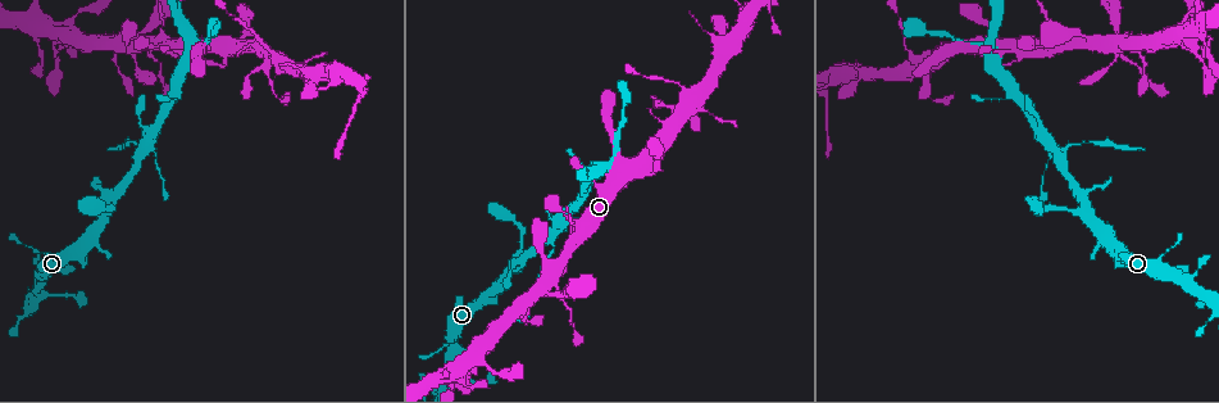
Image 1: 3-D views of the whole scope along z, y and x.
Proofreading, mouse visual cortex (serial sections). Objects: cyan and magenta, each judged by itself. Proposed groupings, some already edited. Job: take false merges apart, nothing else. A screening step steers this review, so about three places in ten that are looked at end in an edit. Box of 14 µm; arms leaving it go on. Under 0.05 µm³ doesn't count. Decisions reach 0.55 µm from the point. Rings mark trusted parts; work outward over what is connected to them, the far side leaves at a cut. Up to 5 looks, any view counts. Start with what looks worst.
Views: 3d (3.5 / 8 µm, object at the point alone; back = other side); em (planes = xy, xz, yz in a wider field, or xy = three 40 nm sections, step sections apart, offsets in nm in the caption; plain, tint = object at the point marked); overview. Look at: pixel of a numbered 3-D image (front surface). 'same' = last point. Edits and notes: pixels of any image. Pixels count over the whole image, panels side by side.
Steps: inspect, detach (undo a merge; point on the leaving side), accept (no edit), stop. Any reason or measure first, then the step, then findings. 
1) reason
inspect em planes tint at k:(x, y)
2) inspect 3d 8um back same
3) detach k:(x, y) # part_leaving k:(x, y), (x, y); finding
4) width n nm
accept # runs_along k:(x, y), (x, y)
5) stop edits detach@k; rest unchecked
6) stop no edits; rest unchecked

a fork
inspect 3d 3.5um at 1:(1059, 153)

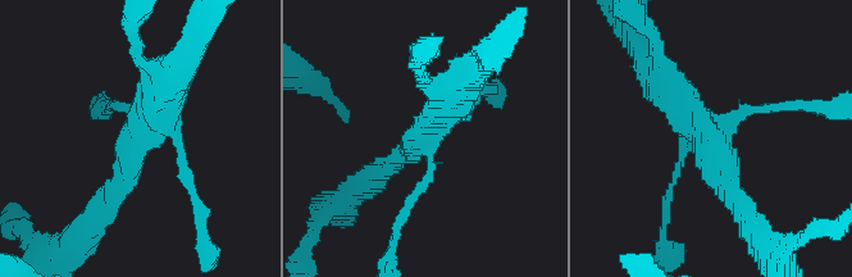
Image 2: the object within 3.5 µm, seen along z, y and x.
now the EM
inspect em xy step 5 tint at 2:(427, 133)

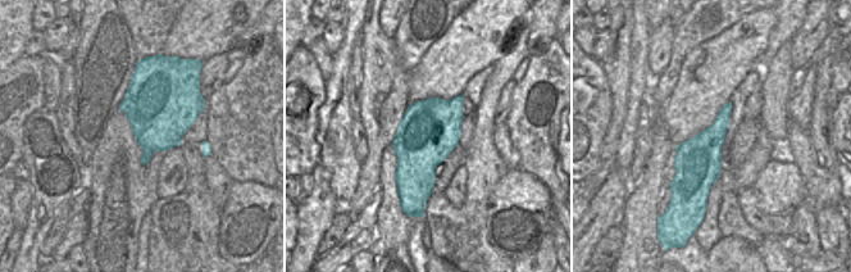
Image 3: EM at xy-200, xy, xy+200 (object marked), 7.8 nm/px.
detach 2:(409, 200) # part_leaving 2:(431, 155), (388, 260); a second cell is stuck on

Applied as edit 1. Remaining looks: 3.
a narrow waist
inspect 3d 3.5um at 1:(162, 21)

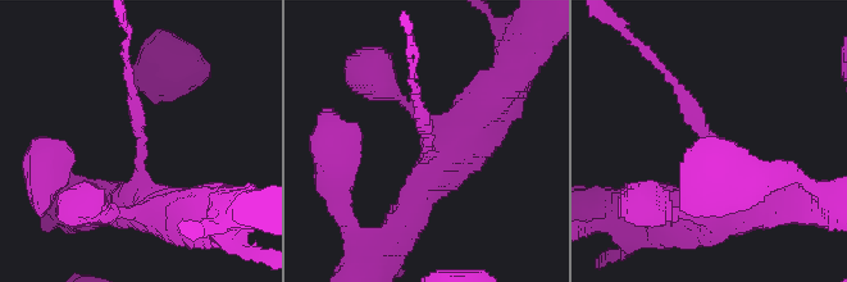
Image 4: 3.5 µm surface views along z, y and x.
arm_widths 200, 500 nm; need the tissue
inspect em xy step 2 tint at 4:(139, 145)

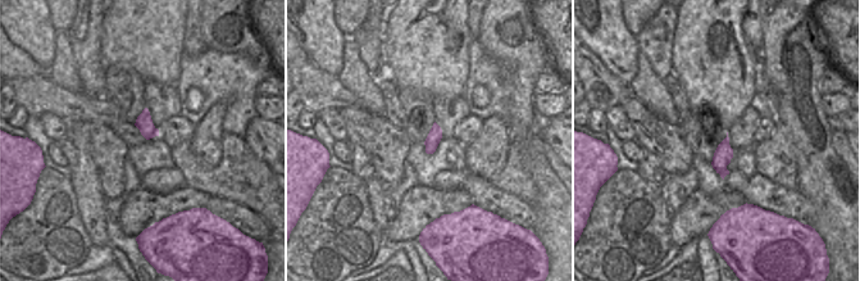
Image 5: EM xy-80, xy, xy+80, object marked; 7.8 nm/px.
inspect em xy step 3 tint same

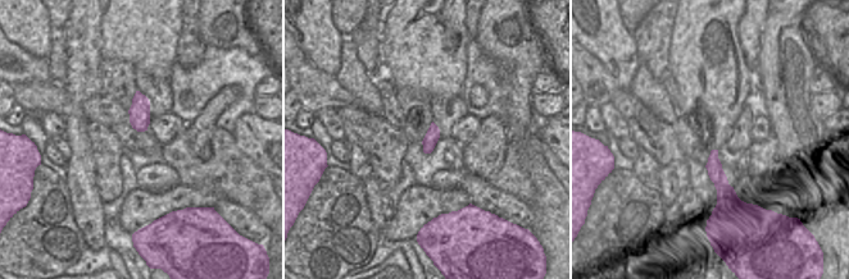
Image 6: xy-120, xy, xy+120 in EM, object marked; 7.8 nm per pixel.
width 110 nm
detach 4:(682, 92) # part_leaving 4:(705, 130), (665, 71), (652, 63); two cells meet here

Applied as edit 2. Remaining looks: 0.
stop edits detach@2, detach@4; rest unchecked

